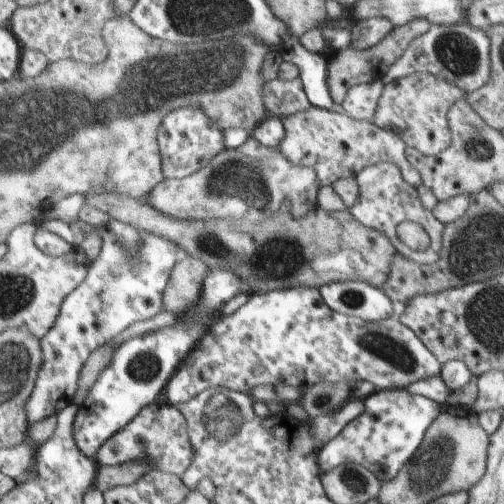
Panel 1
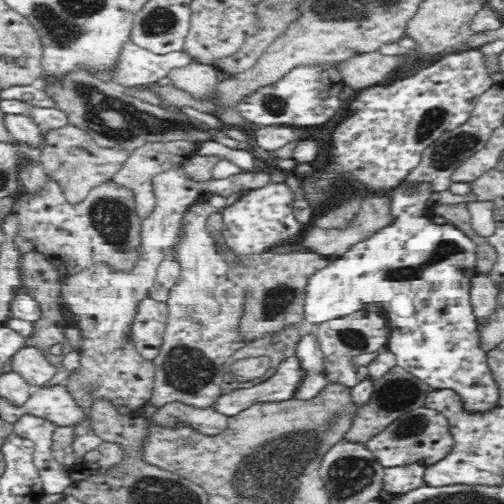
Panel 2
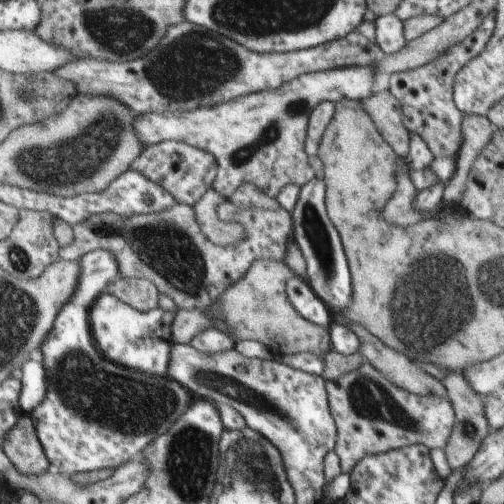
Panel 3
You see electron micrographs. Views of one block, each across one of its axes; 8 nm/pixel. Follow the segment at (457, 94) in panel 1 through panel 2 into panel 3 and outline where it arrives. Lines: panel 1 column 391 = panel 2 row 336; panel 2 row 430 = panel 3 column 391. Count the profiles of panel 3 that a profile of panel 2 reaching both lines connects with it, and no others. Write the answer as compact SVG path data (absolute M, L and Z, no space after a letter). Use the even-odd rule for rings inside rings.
M495 12L479 24L469 38L463 38L459 44L447 48L435 60L407 72L393 72L389 76L389 94L399 102L403 114L403 130L409 134L417 134L431 156L439 158L457 158L463 146L463 114L455 108L453 100L453 84L459 74L473 58L483 54L491 34L495 32Z

